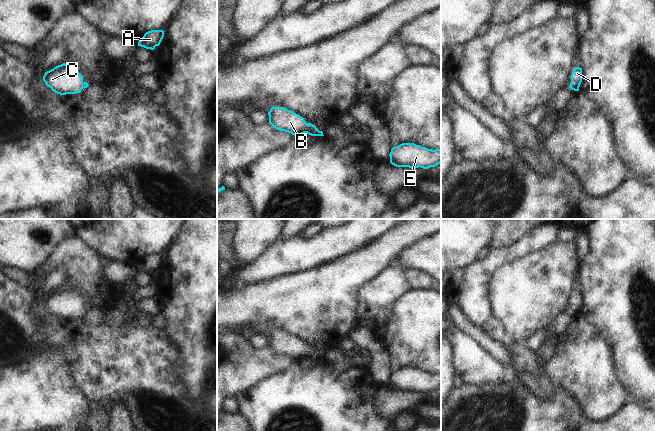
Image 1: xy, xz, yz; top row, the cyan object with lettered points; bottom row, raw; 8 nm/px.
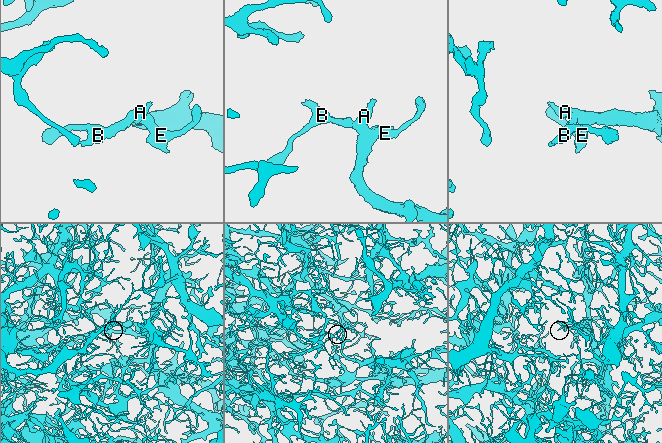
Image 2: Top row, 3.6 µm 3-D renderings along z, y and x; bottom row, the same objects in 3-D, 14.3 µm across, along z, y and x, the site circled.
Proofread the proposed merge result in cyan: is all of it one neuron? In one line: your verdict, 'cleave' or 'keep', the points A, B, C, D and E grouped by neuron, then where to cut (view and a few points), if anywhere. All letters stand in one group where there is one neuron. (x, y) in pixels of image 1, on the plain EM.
keep | A B C D E | no cut

